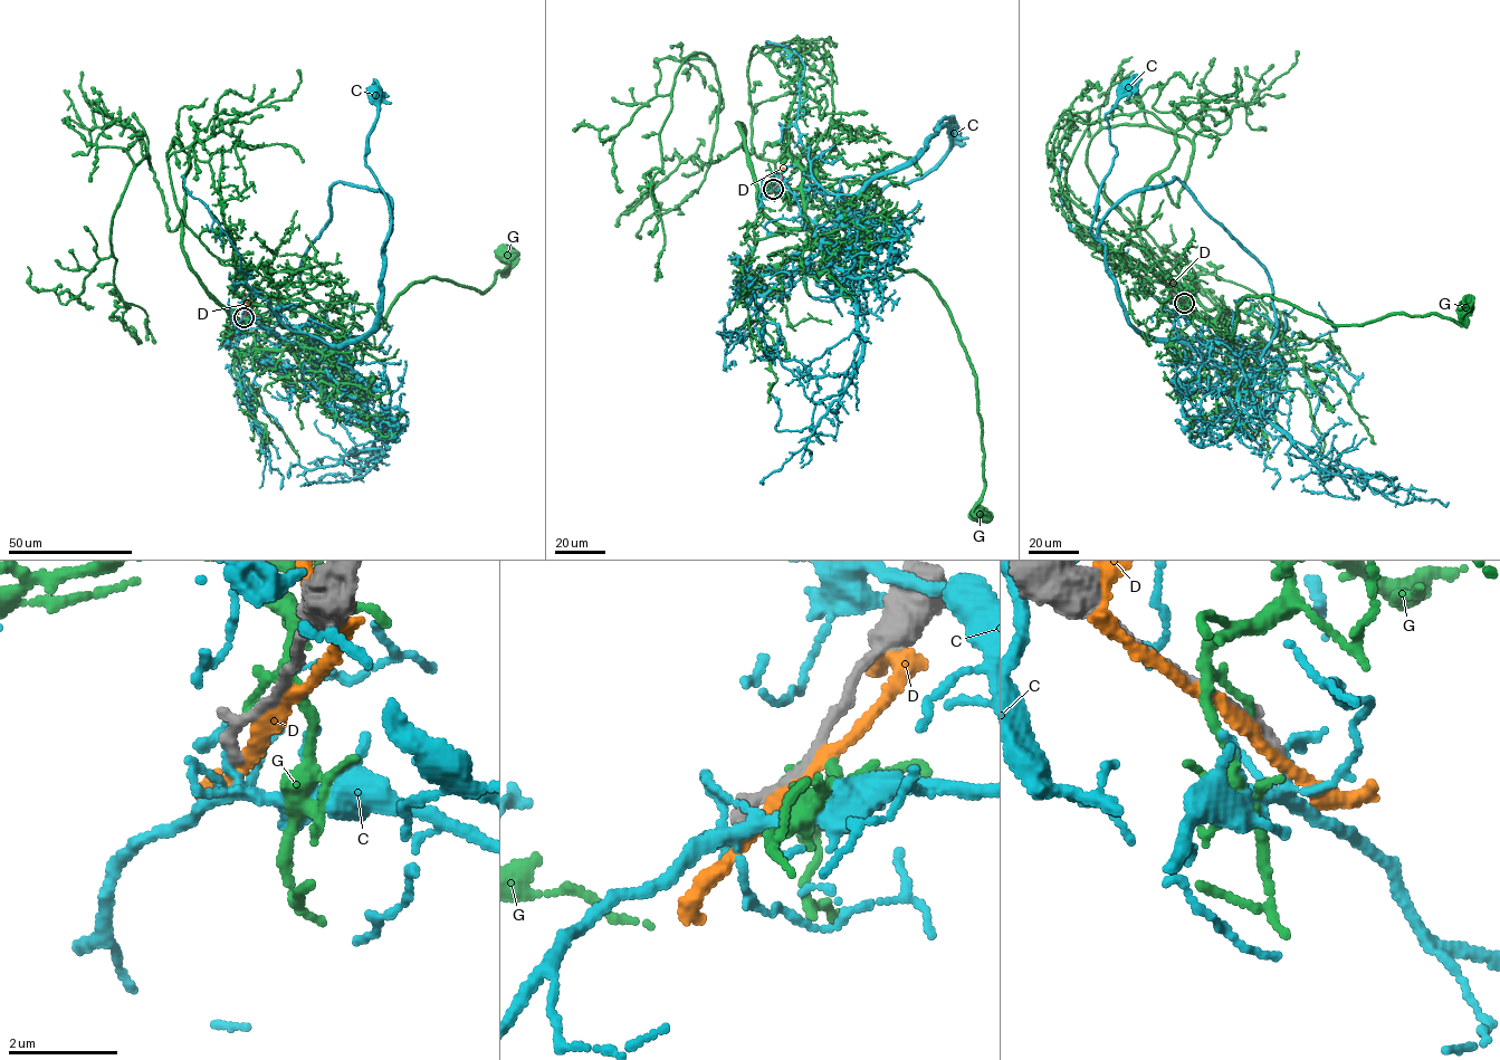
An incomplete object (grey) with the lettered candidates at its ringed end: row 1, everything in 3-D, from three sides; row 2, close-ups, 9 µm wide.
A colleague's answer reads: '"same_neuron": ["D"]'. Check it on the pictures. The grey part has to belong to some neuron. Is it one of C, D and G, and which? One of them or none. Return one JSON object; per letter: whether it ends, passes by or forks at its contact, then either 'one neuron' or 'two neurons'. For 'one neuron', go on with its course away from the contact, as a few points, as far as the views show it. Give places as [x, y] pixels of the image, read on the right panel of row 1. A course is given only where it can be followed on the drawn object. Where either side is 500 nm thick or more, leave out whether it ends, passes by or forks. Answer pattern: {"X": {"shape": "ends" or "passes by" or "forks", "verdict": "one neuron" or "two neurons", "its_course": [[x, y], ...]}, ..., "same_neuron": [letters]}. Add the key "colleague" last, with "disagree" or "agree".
{"C": {"shape": "forks", "verdict": "two neurons"}, "D": {"shape": "passes by", "verdict": "two neurons"}, "G": {"shape": "passes by", "verdict": "two neurons"}, "same_neuron": [], "colleague": "disagree"}

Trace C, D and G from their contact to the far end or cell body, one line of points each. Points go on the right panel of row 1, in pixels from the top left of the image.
C: (1184, 303), (1202, 346), (1140, 333), (1090, 231), (1116, 155), (1105, 115), (1127, 86)
D: (1184, 303), (1165, 276)
G: (1182, 299), (1182, 289), (1230, 341), (1247, 297), (1273, 296), (1334, 324), (1401, 314), (1463, 325), (1468, 304)

